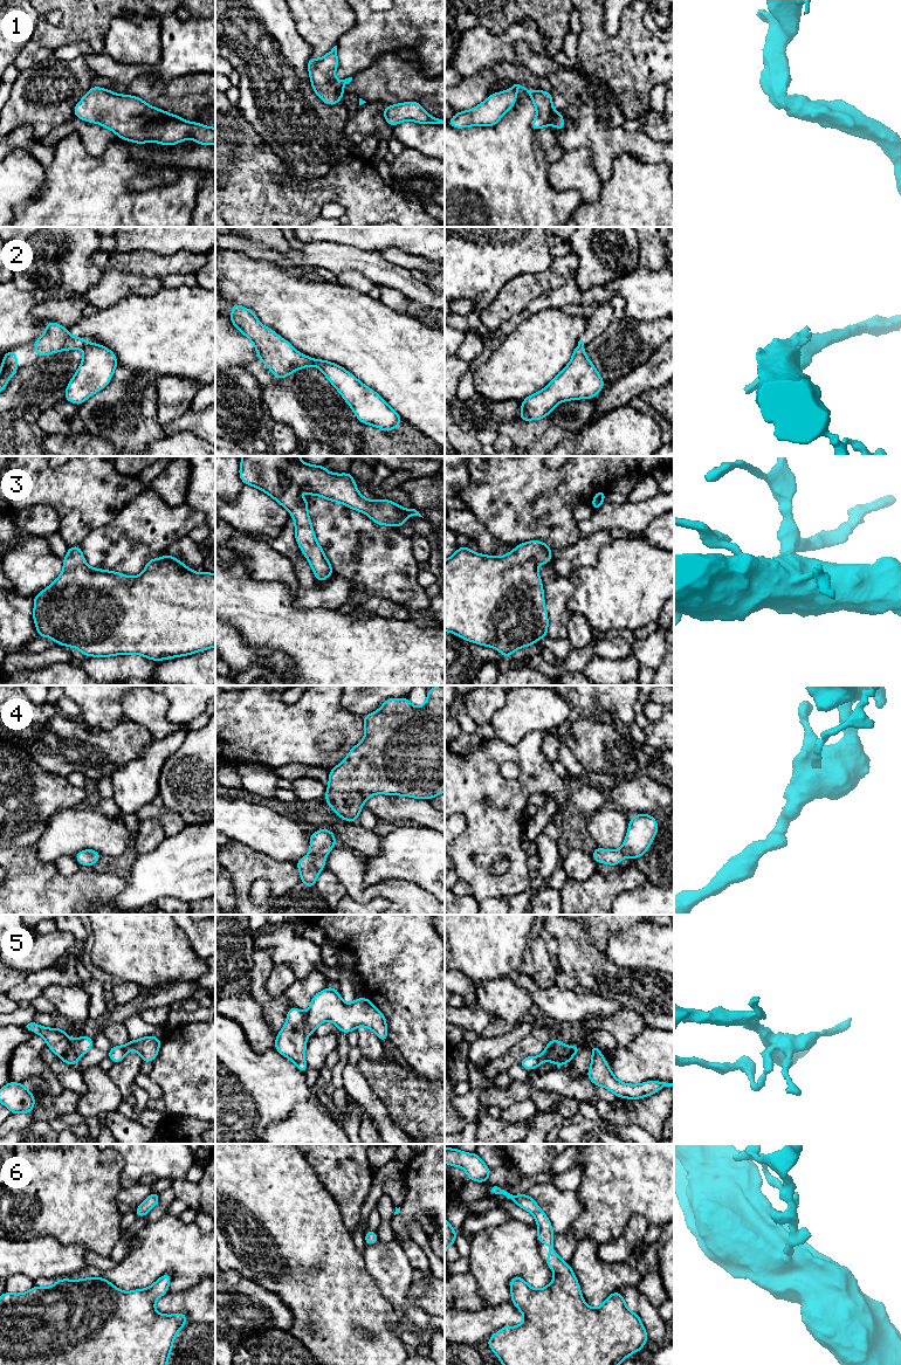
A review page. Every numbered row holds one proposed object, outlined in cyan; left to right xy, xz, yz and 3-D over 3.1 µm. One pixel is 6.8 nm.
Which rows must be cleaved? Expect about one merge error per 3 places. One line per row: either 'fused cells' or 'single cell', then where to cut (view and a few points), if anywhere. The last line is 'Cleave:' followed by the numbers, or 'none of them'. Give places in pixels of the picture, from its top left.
1: single cell; no cut
2: fused cells; cut in xy along (89, 343), (83, 349)
3: single cell; no cut
4: single cell; no cut
5: fused cells; cut in yz along (565, 1046), (557, 1050), (543, 1053)
6: single cell; no cut
Cleave: 2, 5

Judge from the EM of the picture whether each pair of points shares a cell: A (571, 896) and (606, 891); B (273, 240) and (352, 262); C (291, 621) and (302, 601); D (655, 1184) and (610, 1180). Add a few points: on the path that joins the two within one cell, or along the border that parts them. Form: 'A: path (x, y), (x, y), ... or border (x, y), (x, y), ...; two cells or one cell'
A: path (579, 895), (595, 895), (598, 891); one cell
B: border (262, 243), (283, 253), (290, 247); two cells
C: border (293, 602), (301, 608), (327, 609); two cells
D: path (644, 1180), (621, 1180); one cell

